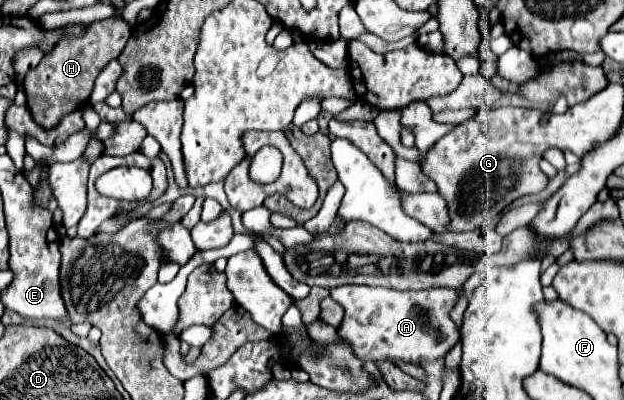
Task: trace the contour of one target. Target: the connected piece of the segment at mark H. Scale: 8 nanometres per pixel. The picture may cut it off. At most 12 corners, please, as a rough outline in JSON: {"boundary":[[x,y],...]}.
{"boundary":[[124,18],[64,36],[24,78],[42,128],[82,108],[130,38]]}

